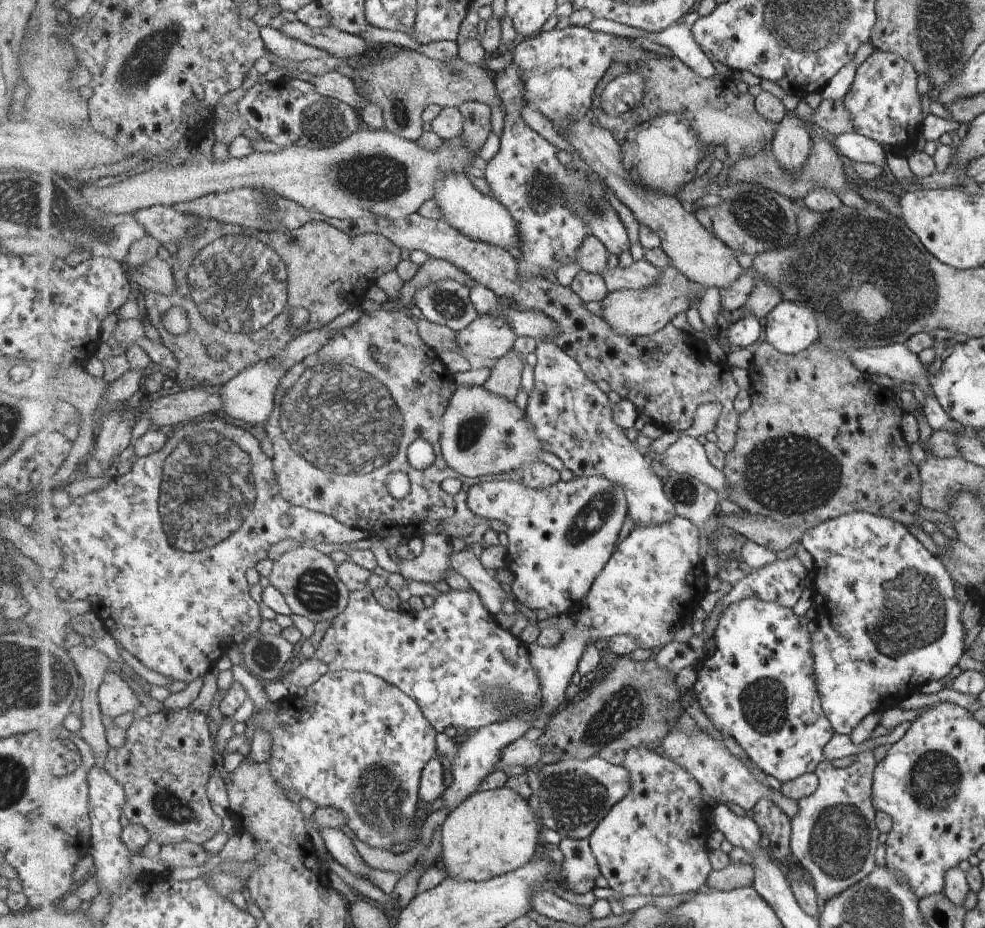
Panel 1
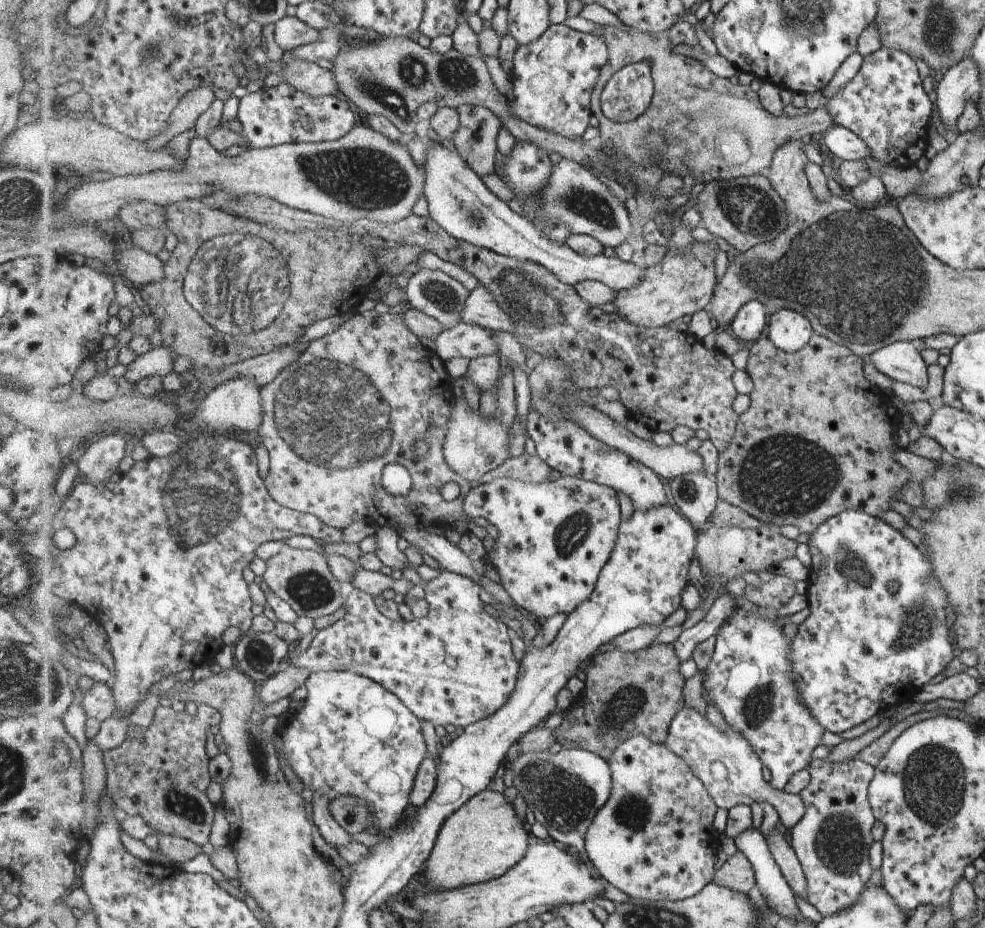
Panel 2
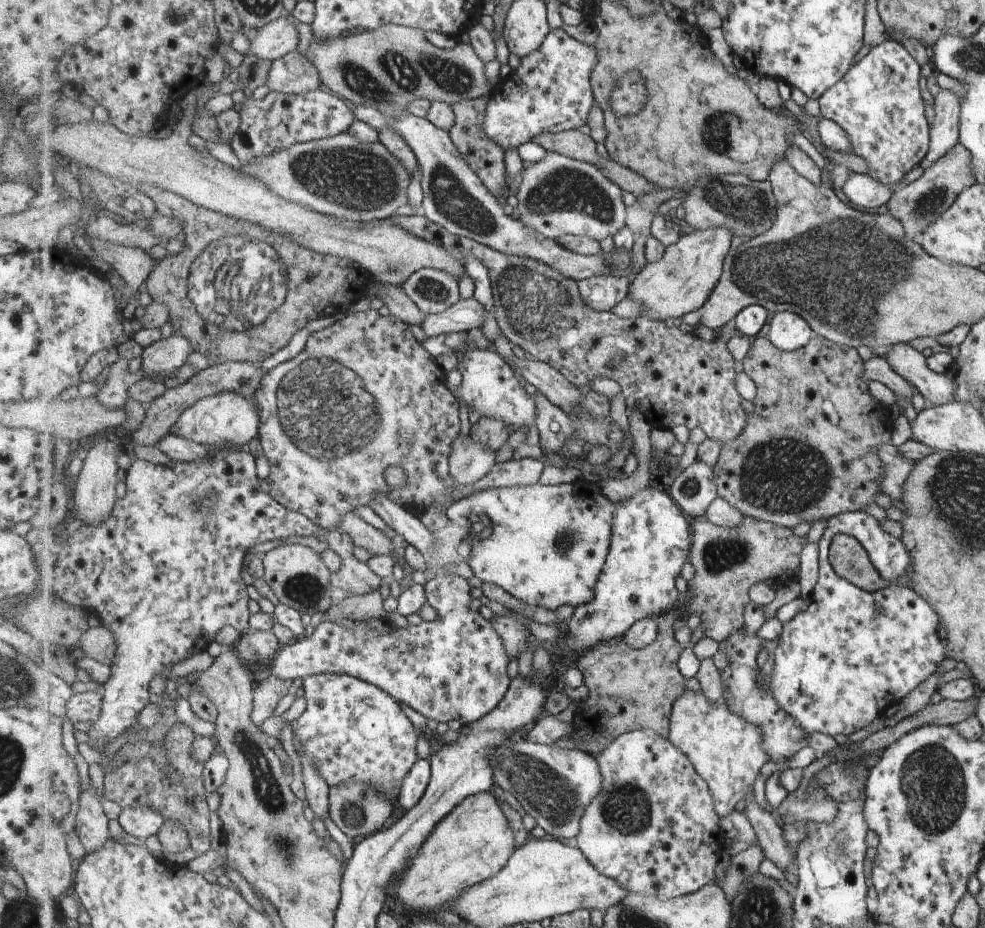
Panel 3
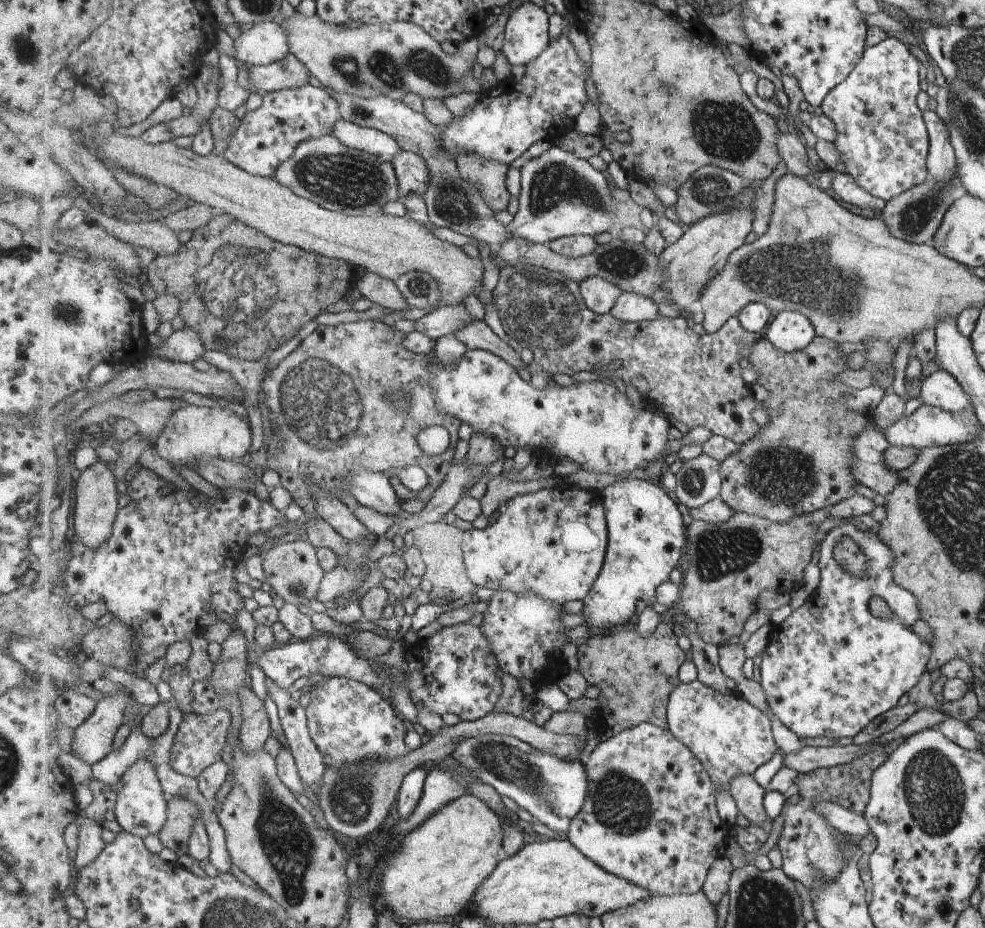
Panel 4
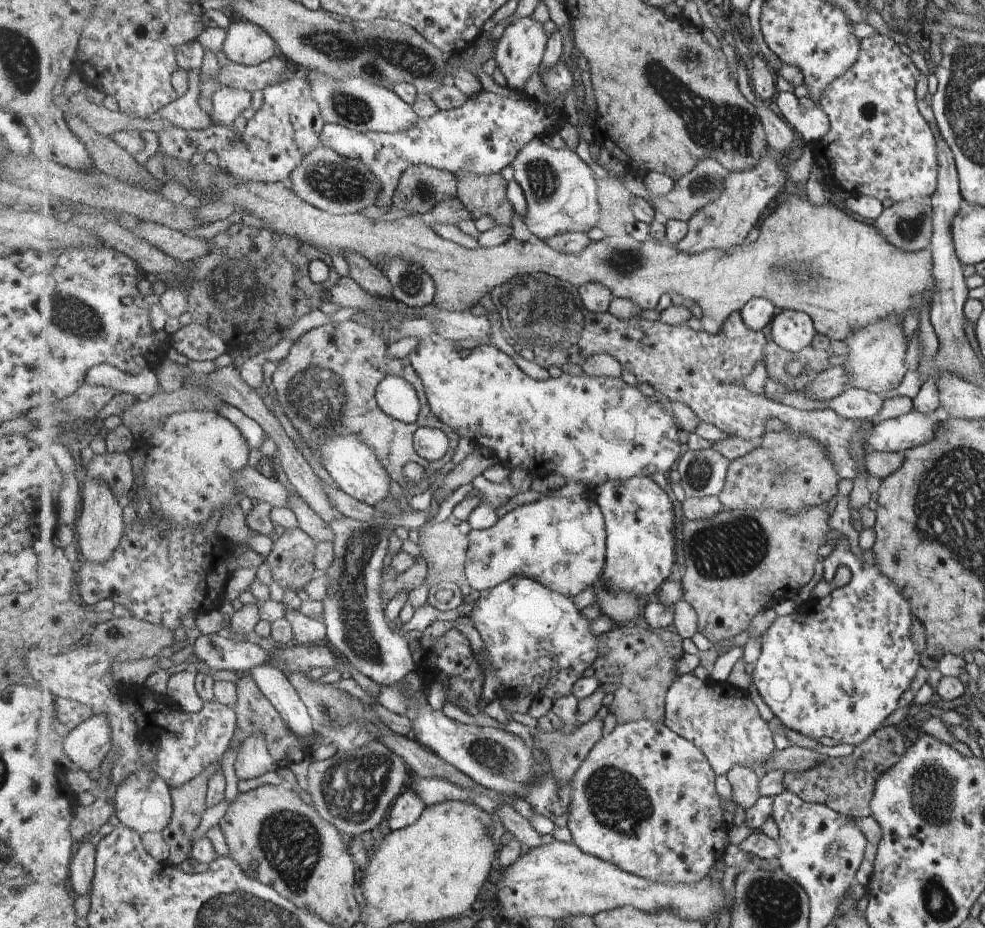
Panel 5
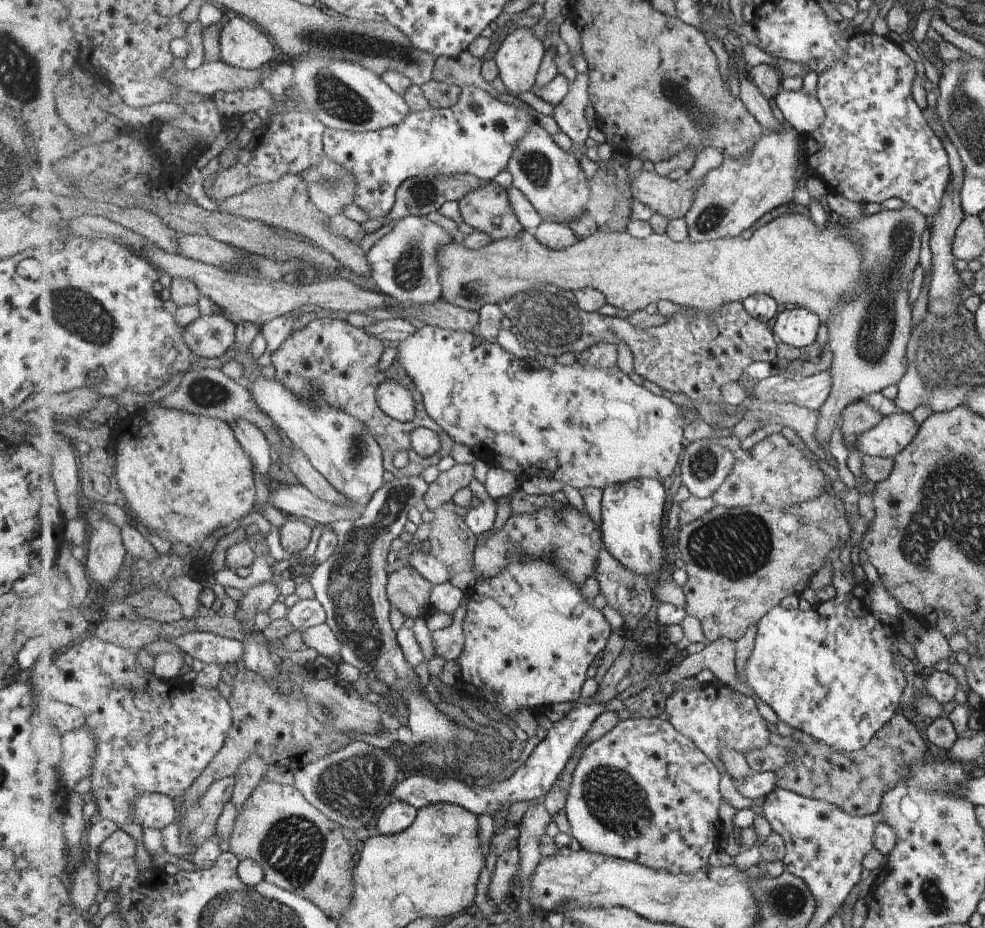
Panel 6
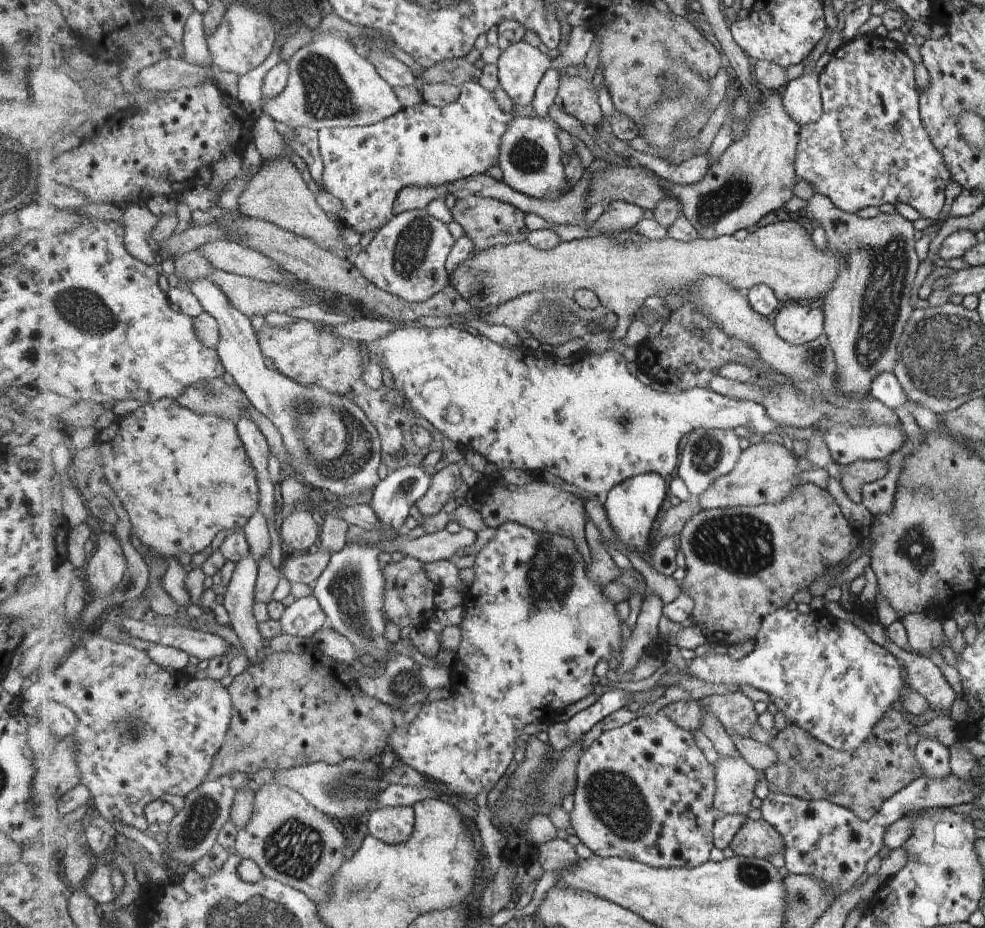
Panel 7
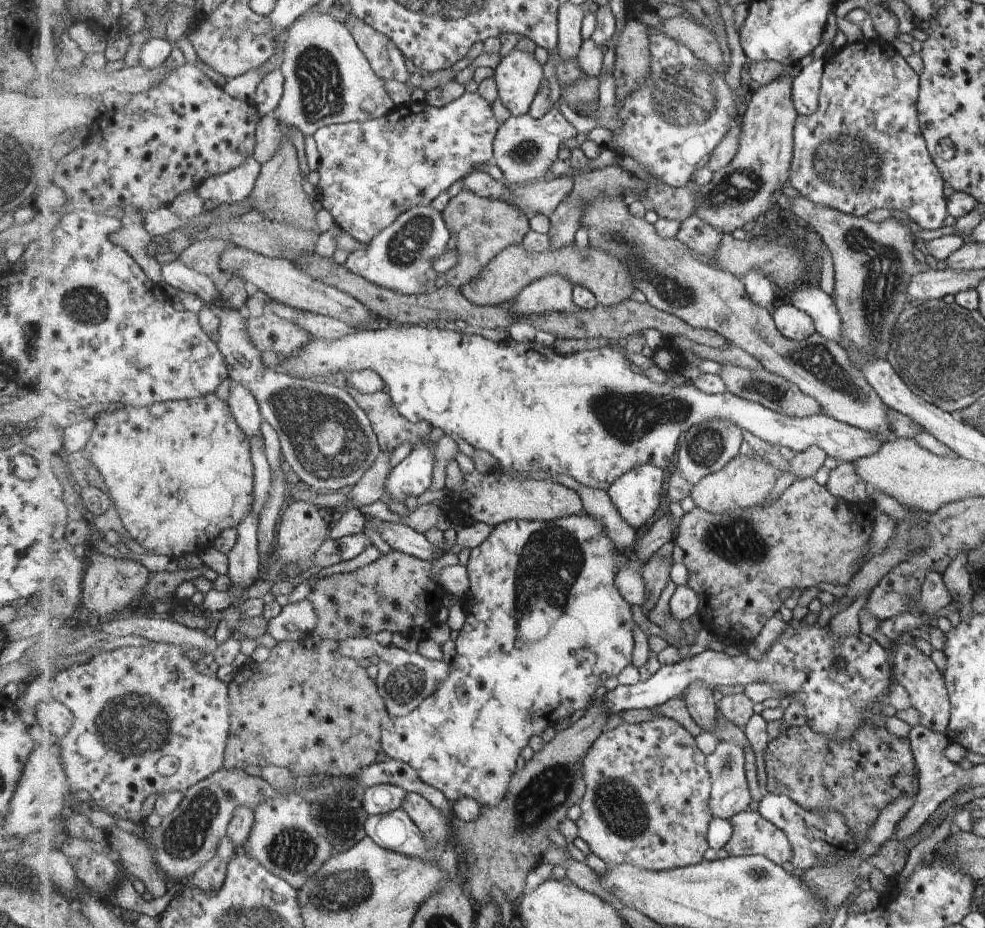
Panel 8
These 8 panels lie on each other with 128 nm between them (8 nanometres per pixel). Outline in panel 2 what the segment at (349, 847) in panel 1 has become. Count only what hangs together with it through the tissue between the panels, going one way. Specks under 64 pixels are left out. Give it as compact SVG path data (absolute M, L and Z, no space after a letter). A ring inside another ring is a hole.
M315 793L312 798L313 822L320 831L325 842L333 847L347 845L351 842L351 835L331 815L330 801L323 794Z

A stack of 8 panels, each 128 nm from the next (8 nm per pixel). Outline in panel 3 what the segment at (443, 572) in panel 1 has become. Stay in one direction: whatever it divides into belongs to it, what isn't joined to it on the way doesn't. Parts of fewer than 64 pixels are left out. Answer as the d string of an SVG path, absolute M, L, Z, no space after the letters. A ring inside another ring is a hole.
M355 512L344 516L342 530L352 536L356 546L363 547L372 555L381 557L395 554L393 550L397 546L398 538L389 538L383 530L368 524Z

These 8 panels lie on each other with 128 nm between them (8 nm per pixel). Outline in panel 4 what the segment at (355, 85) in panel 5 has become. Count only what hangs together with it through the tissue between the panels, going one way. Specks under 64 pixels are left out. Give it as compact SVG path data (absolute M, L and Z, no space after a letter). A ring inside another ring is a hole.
M333 92L339 101L342 118L364 127L373 127L389 133L397 139L401 148L423 156L428 164L430 181L423 201L428 210L428 220L435 227L445 227L455 232L483 240L497 250L510 238L508 225L495 220L495 211L484 196L467 179L461 176L456 160L442 145L442 130L425 113L418 113L404 101L396 101L387 95L367 98L351 93Z

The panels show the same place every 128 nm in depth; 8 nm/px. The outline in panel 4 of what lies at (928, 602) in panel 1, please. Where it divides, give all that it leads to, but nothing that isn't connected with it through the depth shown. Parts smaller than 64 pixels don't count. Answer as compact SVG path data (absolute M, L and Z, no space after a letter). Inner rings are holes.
M852 519L843 520L827 533L820 548L820 599L806 601L785 622L774 627L770 643L761 658L760 684L771 712L801 738L855 738L875 718L892 709L899 696L915 687L924 674L931 650L927 642L907 630L919 618L919 608L911 592L901 590L895 582L891 582L889 566L895 558L892 549L879 534L859 530ZM843 537L851 537L860 543L868 555L868 575L863 578L851 576L837 564L834 548ZM875 596L884 599L892 610L893 618L877 618L871 614L869 602Z

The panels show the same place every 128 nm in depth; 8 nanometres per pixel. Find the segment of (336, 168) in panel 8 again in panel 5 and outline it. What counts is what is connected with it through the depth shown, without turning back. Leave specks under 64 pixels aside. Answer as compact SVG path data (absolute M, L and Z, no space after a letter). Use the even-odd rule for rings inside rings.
M562 60L550 69L543 71L541 74L542 81L550 93L550 99L546 101L537 100L523 91L516 91L509 87L507 87L507 94L495 94L495 92L483 90L479 94L468 97L468 101L464 105L454 109L441 108L432 117L420 118L420 121L408 131L396 133L383 131L359 132L337 123L327 123L320 136L321 144L333 148L334 151L343 156L361 159L365 164L368 164L382 182L382 191L378 198L378 204L375 206L391 207L394 204L394 194L400 184L401 177L405 170L413 165L428 164L440 168L443 172L448 171L452 175L461 171L471 171L477 175L492 175L500 173L507 166L511 166L521 150L533 139L555 133L560 127L562 128L567 118L563 108L565 98L569 96L571 89L575 90L579 81L574 80L573 74L574 72L571 72L569 66Z

